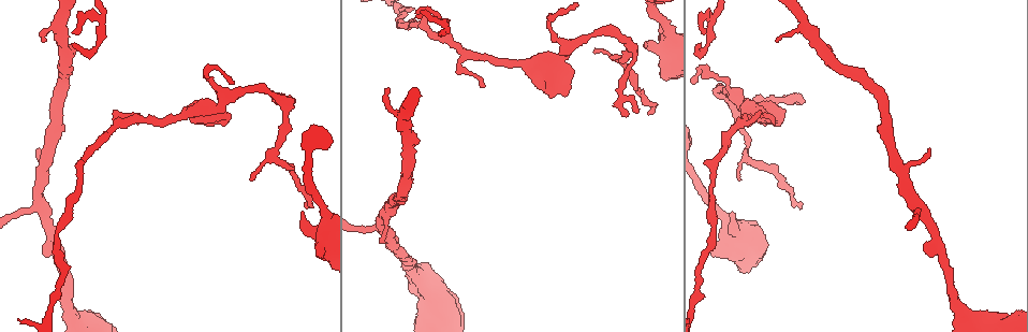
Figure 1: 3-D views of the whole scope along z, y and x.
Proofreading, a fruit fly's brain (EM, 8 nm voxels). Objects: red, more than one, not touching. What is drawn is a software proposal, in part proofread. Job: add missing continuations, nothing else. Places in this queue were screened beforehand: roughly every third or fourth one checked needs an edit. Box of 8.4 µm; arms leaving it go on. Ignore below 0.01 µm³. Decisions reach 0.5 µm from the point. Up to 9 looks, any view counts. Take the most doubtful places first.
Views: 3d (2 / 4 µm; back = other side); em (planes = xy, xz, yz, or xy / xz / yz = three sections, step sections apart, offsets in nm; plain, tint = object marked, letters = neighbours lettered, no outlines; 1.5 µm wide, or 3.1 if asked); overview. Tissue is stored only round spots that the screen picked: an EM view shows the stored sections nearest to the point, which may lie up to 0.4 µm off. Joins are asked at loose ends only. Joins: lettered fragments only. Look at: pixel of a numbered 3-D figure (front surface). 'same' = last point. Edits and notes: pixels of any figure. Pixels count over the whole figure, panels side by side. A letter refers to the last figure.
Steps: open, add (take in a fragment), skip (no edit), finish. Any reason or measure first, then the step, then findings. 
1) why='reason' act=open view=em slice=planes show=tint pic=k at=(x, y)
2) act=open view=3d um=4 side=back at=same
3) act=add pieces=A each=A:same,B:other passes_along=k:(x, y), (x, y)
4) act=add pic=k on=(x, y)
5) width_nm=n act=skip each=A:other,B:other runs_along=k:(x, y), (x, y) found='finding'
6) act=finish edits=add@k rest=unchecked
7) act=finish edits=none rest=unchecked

why='branch stops here' act=open view=em slice=xz step=8 show=tint pic=1 at=(732, 212)

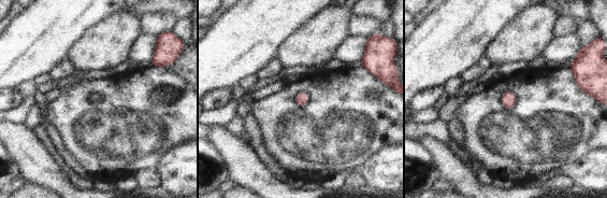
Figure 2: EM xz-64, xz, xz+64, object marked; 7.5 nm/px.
why='another direction' act=open view=em slice=planes show=letters at=same

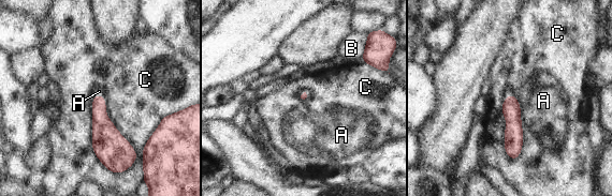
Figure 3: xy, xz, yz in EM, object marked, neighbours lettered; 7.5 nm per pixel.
act=skip each=A:other,B:other,C:other border=3:(515, 96), (523, 123) found='none of them fits'

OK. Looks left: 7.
why='an open end' act=open view=em slice=planes show=letters pic=1 at=(777, 42)

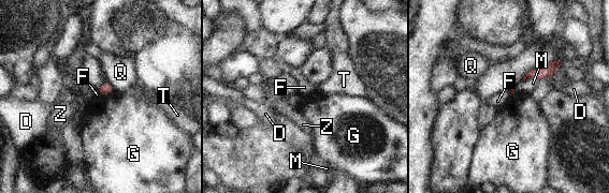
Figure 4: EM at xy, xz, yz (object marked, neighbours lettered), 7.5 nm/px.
act=skip each=D:other,F:other,G:other,M:other,Q:other,T:other,Z:other border=4:(113, 92), (100, 95) found='no lettered fragment goes on from it'

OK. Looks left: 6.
why='an open end' act=open view=3d um=2 pic=1 at=(634, 111)

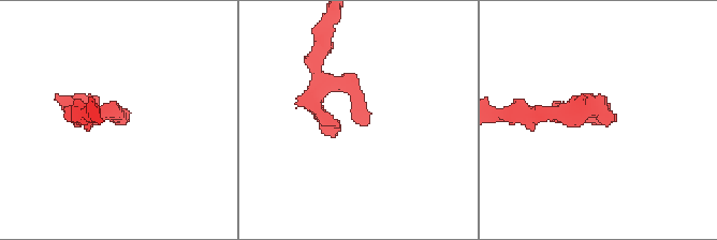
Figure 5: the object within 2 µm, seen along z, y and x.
act=open view=em slice=planes show=plain pic=5 at=(605, 116)

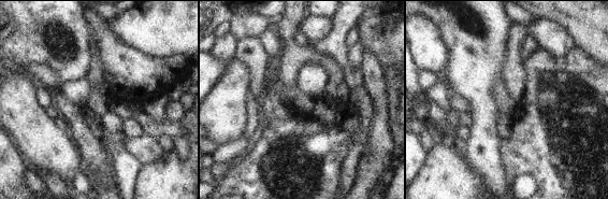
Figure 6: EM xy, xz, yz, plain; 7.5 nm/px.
act=open view=em slice=planes show=letters at=same

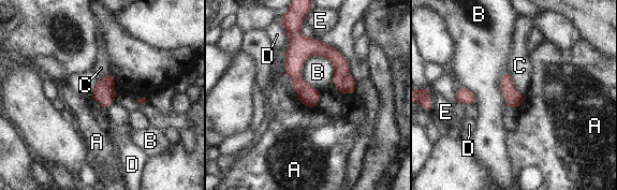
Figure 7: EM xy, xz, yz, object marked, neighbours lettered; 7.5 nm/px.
width_nm=130 act=skip each=A:other,B:other,C:other,D:other,E:other runs_along=7:(296, 32), (340, 64), (351, 90) found='none of them fits'

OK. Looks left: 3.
why='free end' act=open view=em slice=planes show=letters pic=1 at=(416, 17)

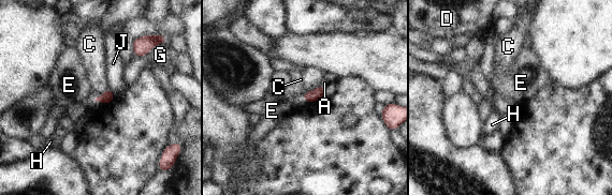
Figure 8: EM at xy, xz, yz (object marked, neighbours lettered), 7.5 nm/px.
width_nm=90 act=skip each=A:other,C:other,D:other,E:other,G:other,H:other,J:other border=8:(108, 88), (96, 98) found='none of them fits'

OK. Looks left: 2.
act=finish edits=none rest=unchecked

